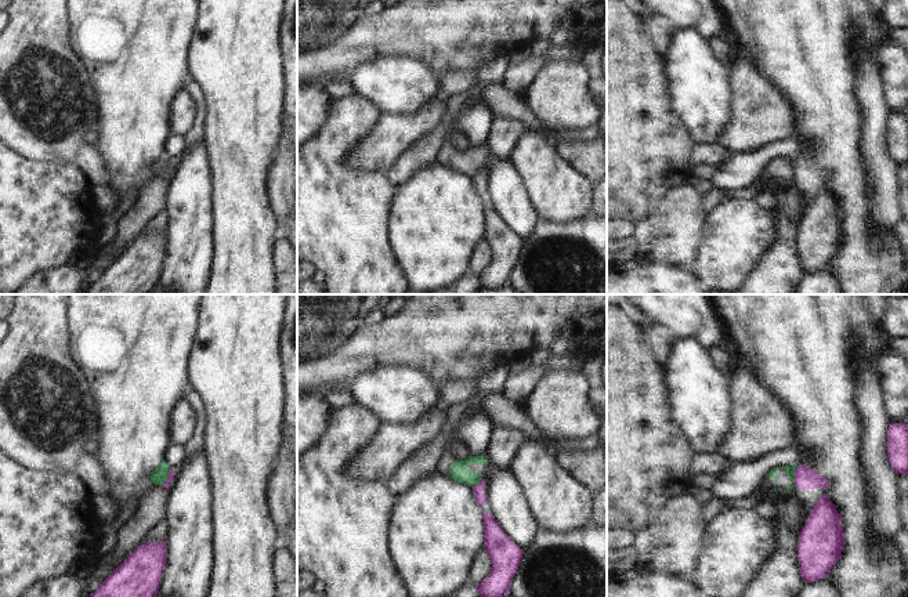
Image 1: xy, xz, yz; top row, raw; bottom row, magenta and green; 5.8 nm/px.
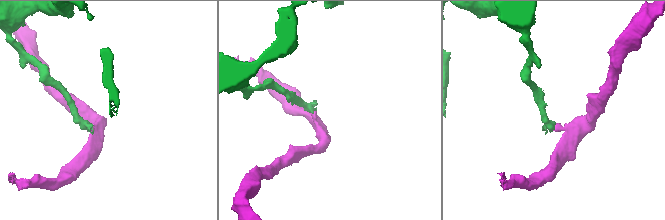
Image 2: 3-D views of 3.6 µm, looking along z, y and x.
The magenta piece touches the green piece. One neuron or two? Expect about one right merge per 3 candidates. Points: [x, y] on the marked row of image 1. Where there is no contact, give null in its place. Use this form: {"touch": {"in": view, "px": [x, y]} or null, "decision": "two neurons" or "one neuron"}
{"touch": {"in": "yz", "px": [795, 476]}, "decision": "two neurons"}

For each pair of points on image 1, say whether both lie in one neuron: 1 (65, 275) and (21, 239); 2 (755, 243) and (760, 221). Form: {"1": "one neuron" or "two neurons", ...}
{"1": "two neurons", "2": "one neuron"}

